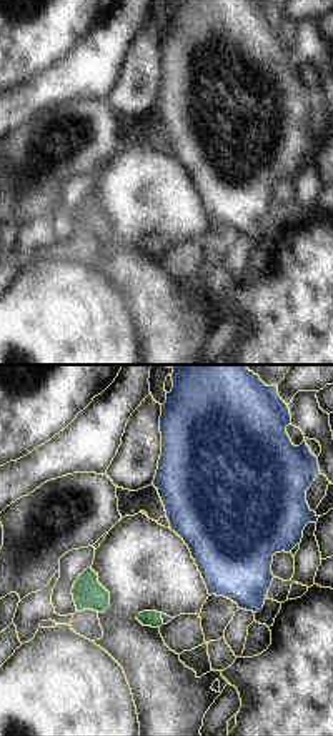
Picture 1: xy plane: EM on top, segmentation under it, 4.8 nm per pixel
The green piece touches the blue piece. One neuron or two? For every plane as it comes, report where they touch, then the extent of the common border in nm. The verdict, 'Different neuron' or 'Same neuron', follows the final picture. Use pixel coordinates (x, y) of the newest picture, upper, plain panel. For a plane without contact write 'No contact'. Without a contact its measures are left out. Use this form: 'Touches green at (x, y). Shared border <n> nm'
Touches green at (162, 247). Shared border 50 nm

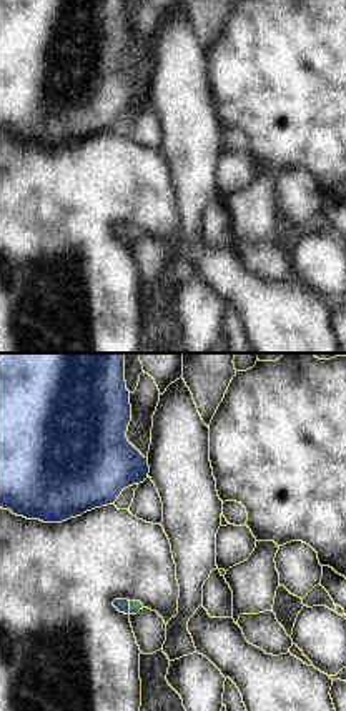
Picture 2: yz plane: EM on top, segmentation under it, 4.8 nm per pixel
Touches green at (130, 235). Shared border 60 nm

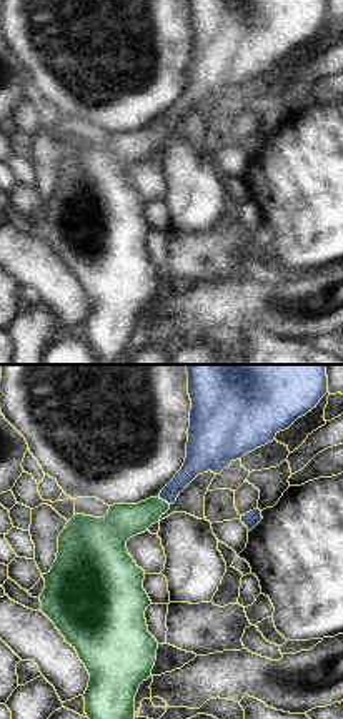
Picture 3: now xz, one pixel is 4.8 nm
Touches green at (162, 127). Shared border 70 nm

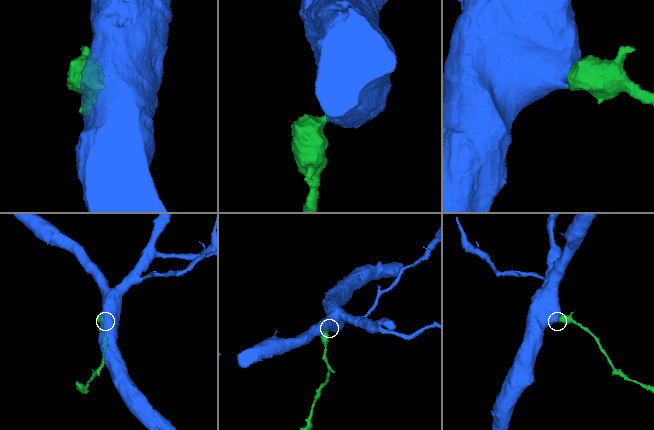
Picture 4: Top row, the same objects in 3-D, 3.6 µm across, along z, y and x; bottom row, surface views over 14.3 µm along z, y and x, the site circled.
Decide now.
Same neuron

